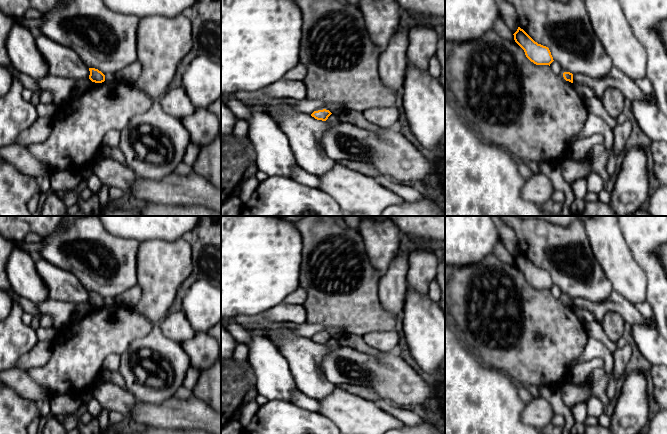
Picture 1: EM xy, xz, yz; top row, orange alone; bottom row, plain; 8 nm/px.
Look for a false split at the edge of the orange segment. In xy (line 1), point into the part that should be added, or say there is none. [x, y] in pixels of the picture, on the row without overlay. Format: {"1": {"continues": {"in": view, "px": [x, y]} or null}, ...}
{"1": {"continues": null}}

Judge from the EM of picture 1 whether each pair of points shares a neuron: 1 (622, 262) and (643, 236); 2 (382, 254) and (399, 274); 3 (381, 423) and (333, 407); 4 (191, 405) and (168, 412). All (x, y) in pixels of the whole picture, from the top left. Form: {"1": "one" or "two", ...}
{"1": "two", "2": "one", "3": "one", "4": "one"}

